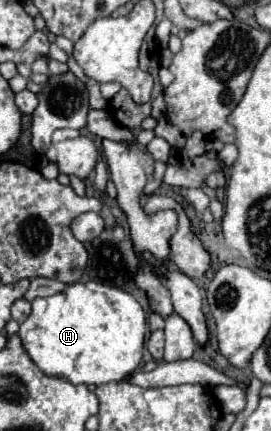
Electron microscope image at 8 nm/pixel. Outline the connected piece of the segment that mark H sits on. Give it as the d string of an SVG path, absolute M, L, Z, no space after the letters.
M74 282L64 292L36 298L18 336L30 360L46 374L72 384L108 384L130 376L143 358L146 316L124 290L100 282Z

